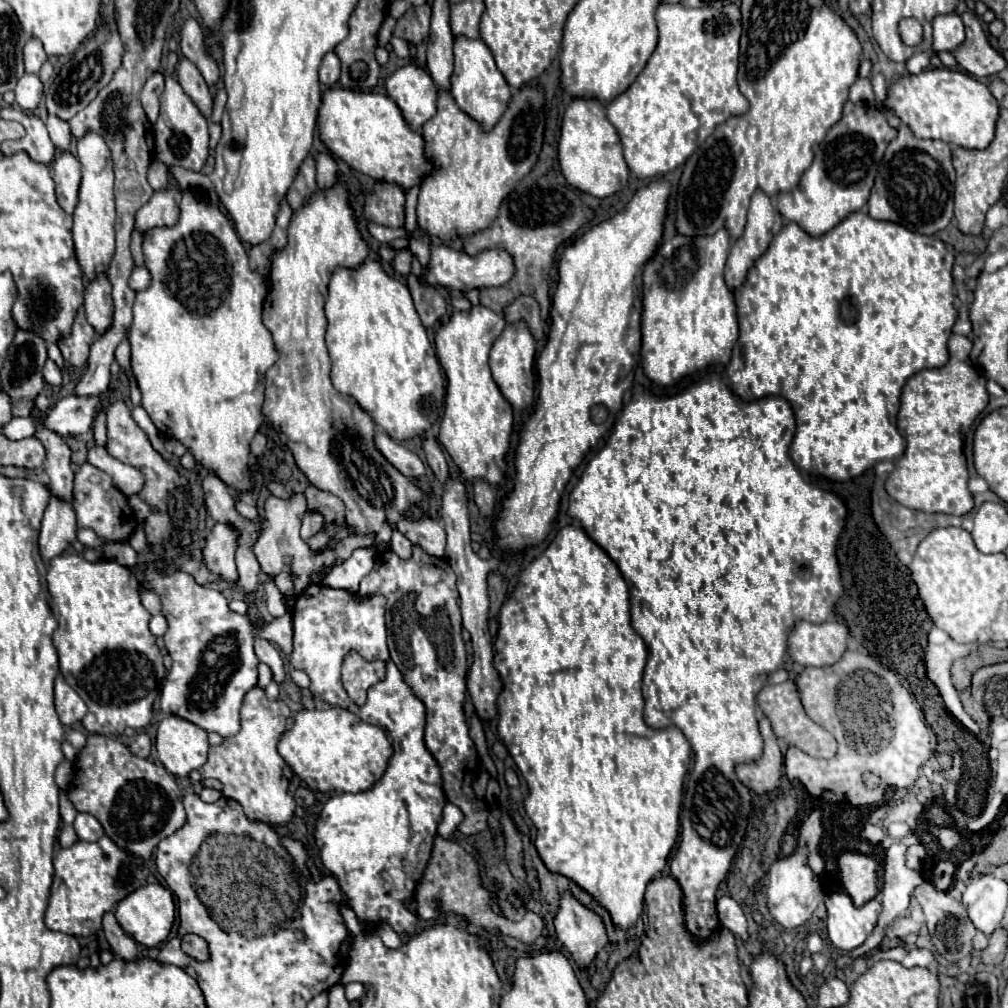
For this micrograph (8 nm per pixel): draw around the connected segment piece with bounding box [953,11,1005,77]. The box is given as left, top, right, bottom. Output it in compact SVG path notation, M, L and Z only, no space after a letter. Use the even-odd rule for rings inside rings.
M975 13L961 15L965 25L965 43L953 51L959 65L973 77L989 77L1005 69L1005 59L989 45L981 19Z

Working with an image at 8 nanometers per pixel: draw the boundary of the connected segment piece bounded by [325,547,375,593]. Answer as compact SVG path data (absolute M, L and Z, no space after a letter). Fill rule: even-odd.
M373 547L355 549L347 561L335 563L335 567L325 577L325 585L355 593L359 589L359 581L373 569L373 559L375 559Z

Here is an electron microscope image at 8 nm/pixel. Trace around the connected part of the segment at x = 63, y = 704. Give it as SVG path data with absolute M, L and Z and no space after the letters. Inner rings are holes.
M57 675L55 679L55 707L63 725L73 725L87 713L87 705L83 703L83 699L65 683L61 675Z

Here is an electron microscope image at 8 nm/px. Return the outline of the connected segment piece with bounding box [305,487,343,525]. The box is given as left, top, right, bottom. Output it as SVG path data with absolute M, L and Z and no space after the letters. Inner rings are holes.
M309 487L305 491L307 497L307 507L315 507L319 513L323 513L325 517L325 525L329 525L331 521L343 521L343 503L339 497L327 495L325 491L319 491L315 487Z

